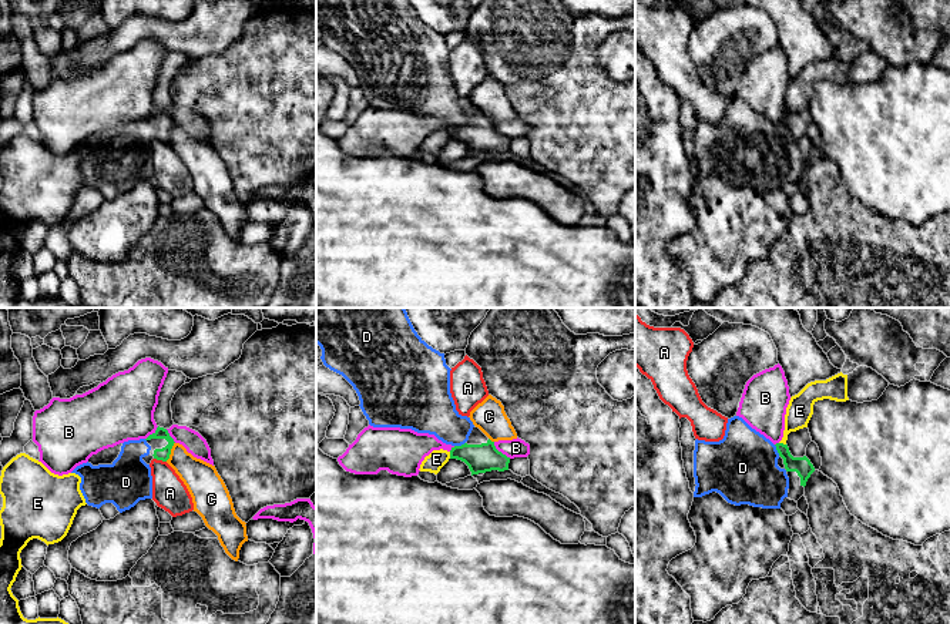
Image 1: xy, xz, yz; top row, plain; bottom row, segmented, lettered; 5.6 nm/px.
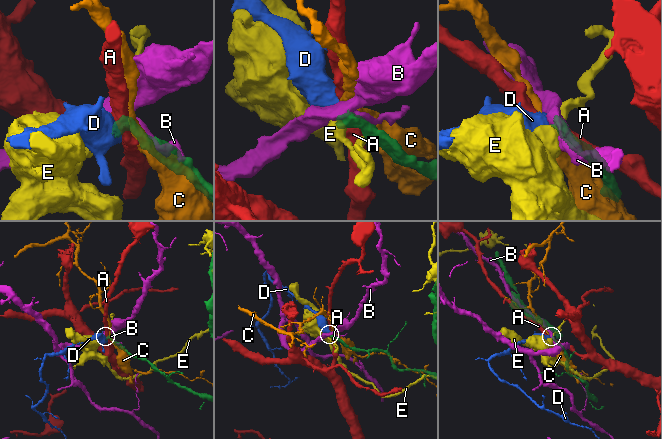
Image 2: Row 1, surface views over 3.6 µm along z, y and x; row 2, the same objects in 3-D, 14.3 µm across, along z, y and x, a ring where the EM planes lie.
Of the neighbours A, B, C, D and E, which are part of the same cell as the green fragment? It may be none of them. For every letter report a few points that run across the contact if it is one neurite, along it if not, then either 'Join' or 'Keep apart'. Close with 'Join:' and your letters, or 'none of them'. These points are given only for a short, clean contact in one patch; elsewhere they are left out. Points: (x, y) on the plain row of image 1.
A: Keep apart
B: Keep apart
C: Keep apart
D: Join
E: Keep apart
Join: D

